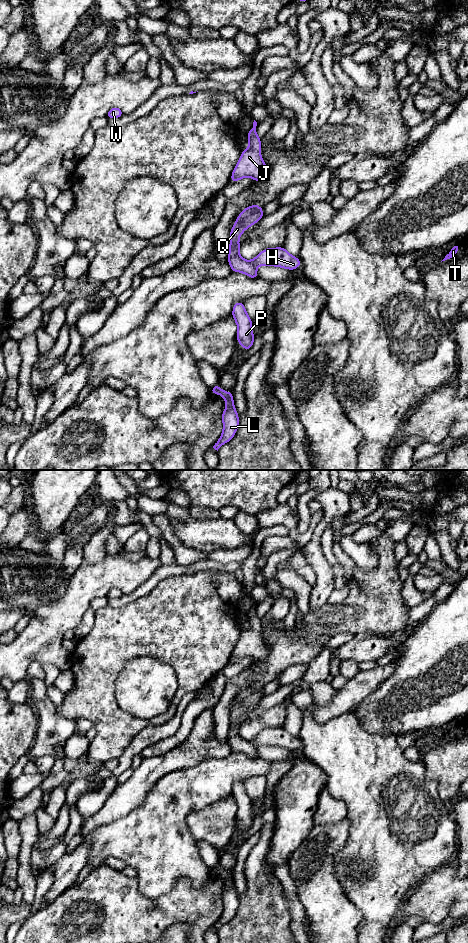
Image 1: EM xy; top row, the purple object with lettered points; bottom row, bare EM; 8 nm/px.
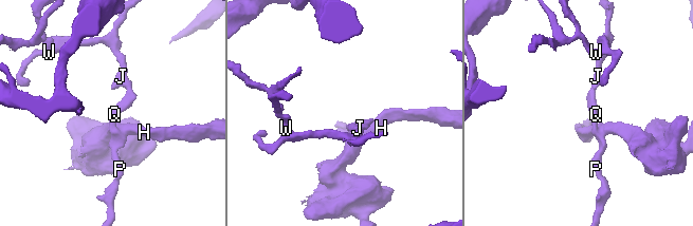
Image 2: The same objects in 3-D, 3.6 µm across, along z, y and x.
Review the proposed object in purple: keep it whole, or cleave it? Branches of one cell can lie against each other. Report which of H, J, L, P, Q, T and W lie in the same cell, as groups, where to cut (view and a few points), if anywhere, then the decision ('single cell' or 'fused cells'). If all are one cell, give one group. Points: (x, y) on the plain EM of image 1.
groups H T / J L P Q W; cut xy (248, 741), (255, 748); fused cells

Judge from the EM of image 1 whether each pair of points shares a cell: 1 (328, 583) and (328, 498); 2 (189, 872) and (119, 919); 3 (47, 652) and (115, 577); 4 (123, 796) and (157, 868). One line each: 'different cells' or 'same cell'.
1: same cell
2: different cells
3: same cell
4: different cells

